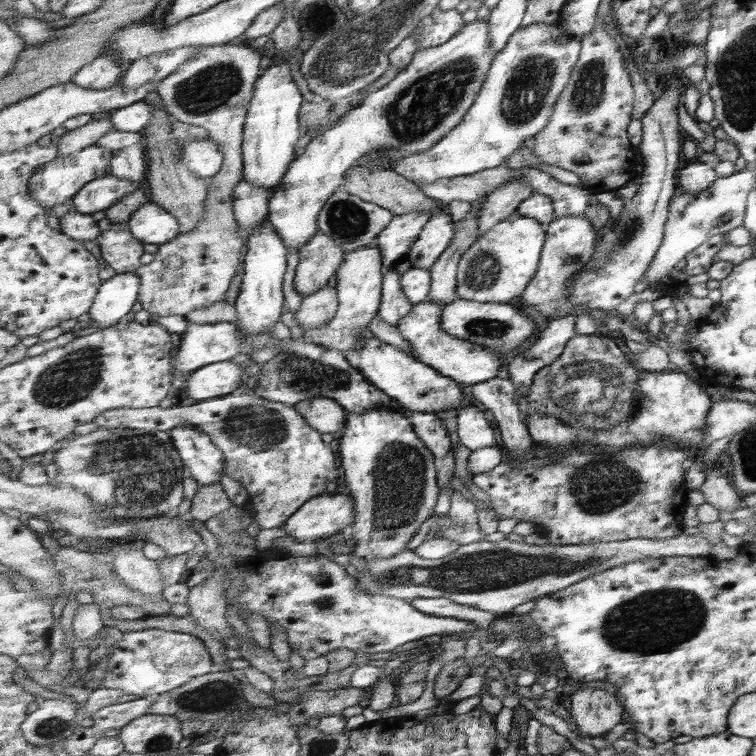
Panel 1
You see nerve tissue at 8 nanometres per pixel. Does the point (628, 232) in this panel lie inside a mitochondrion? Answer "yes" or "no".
yes

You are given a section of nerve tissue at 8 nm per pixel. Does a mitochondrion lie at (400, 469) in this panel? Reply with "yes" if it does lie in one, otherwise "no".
yes

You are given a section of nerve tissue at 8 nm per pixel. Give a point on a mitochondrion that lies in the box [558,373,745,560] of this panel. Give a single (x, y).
(613, 484)

